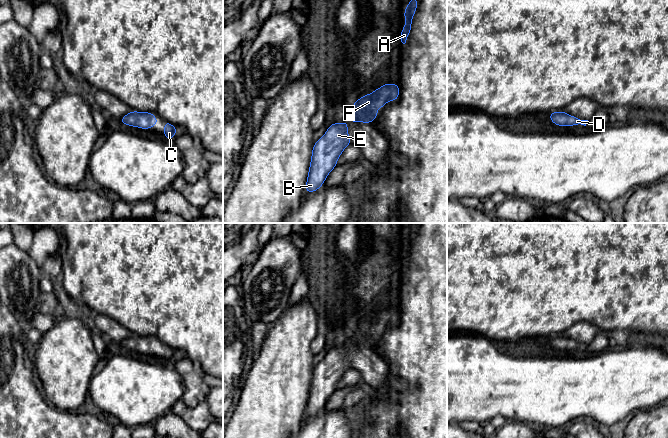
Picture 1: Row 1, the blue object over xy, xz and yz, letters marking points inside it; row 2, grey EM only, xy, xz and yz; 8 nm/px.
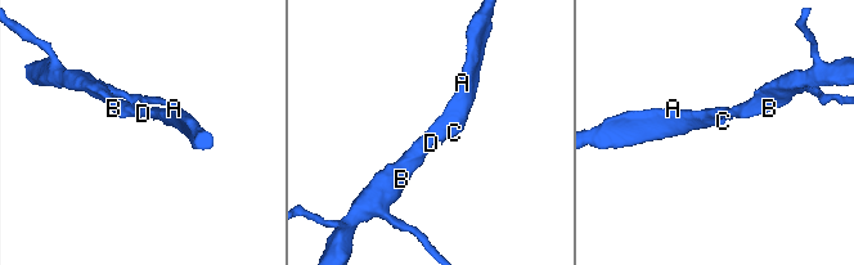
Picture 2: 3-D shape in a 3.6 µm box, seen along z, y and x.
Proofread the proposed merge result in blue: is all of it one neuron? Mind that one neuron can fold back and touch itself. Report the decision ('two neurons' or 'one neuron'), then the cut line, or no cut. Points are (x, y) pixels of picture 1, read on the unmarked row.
one neuron | no cut

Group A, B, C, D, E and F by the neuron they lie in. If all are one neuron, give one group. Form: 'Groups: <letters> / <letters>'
Groups: A B C D E F

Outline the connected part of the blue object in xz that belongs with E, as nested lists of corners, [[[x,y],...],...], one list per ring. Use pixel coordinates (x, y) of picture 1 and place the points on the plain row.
[[[387,307],[366,318],[351,330],[347,346],[332,347],[325,358],[314,367],[306,405],[305,415],[317,415],[325,406],[330,396],[337,390],[337,385],[344,373],[351,368],[348,359],[349,346],[372,347],[377,341],[377,334],[387,326],[399,323],[398,308]]]

